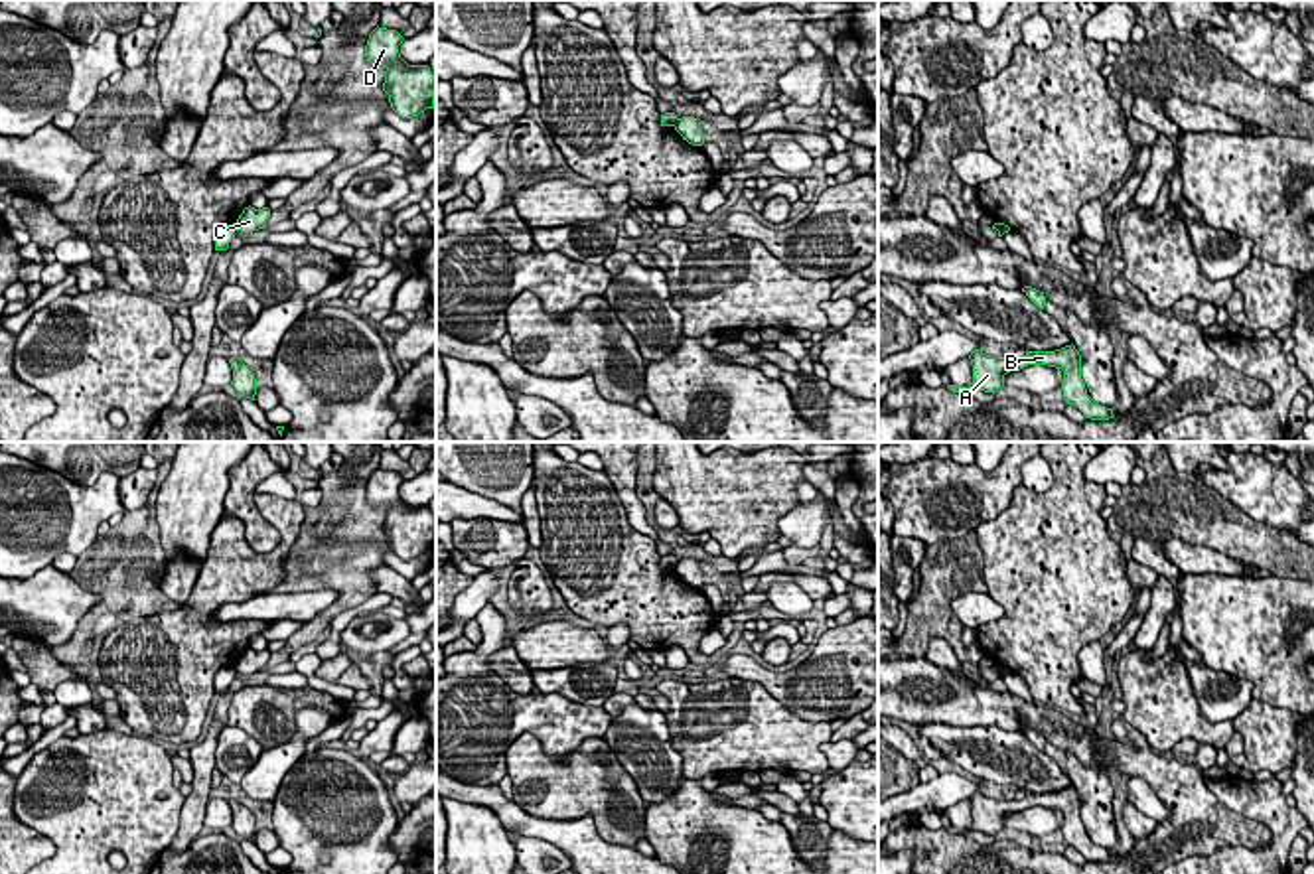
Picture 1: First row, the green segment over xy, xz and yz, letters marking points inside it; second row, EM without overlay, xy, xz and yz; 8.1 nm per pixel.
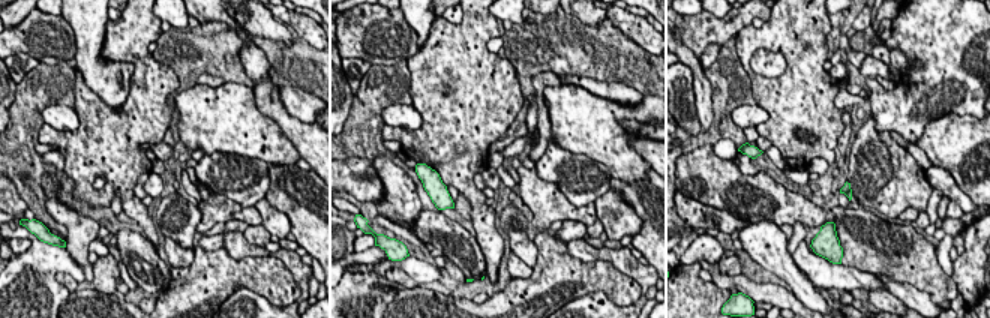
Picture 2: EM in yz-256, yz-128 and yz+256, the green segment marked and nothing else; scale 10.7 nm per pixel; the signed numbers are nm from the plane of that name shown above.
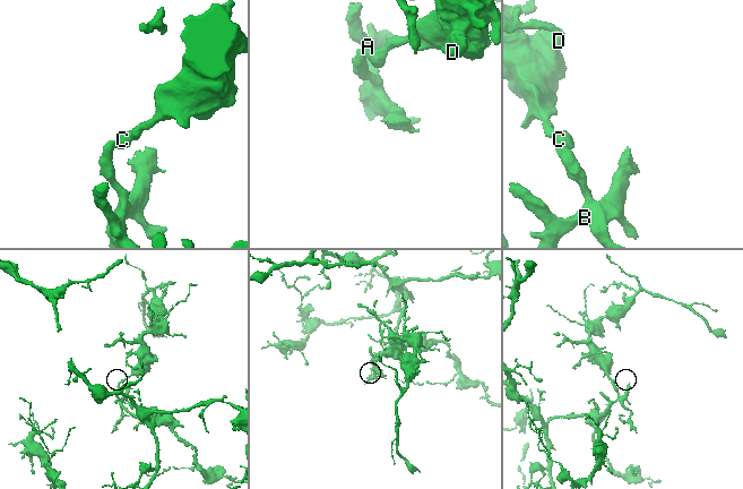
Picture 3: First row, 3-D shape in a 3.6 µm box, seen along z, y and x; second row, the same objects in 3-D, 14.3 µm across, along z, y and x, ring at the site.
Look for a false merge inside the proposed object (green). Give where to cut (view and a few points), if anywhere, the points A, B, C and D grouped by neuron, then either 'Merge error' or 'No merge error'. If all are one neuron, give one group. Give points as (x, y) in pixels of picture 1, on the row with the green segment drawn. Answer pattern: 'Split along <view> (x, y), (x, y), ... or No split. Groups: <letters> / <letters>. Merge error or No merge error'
Split along xy (233, 223), (237, 229). Groups: A B / C D. Merge error

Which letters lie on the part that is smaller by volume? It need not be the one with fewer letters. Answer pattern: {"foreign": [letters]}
{"foreign": ["C", "D"]}

